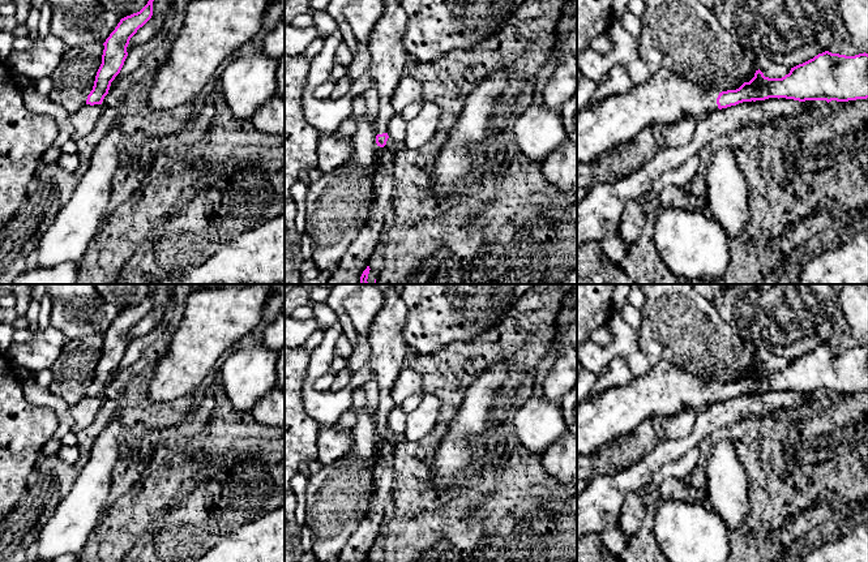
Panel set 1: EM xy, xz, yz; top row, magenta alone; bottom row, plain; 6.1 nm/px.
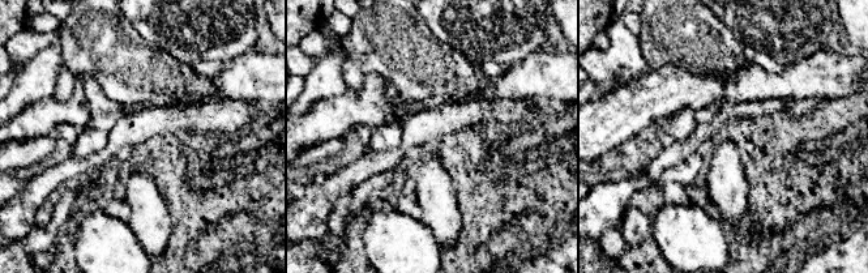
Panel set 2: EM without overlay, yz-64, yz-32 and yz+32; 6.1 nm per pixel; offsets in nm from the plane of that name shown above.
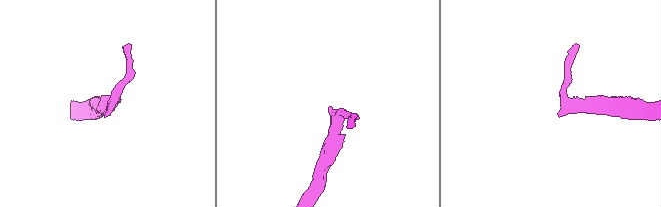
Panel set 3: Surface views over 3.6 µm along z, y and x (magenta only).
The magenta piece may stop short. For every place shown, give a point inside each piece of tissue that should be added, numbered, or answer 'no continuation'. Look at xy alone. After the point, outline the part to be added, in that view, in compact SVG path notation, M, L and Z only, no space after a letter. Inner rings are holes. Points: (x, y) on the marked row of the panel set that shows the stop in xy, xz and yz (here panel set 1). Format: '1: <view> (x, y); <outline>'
no continuation

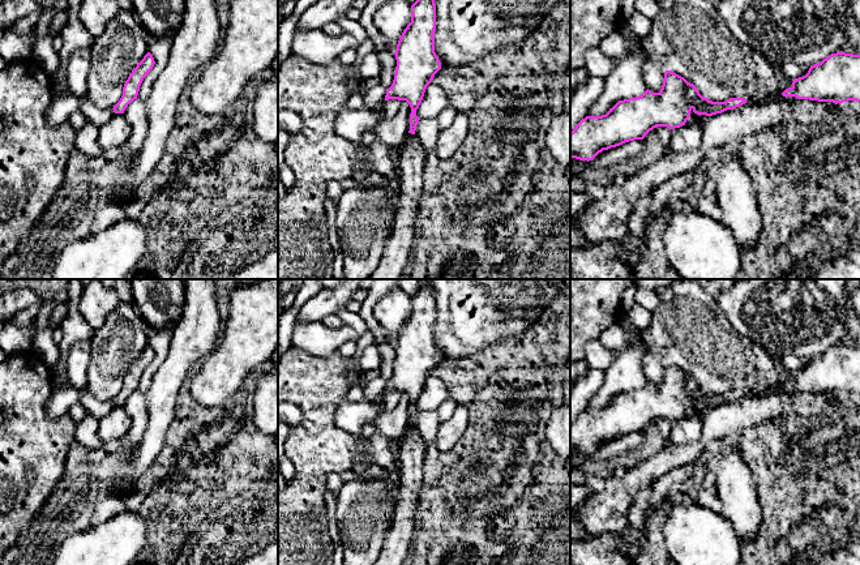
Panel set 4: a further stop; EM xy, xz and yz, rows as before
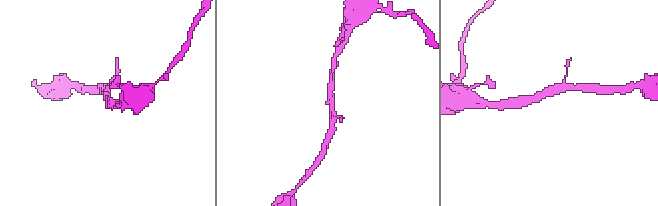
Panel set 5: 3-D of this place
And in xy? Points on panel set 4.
no continuation

